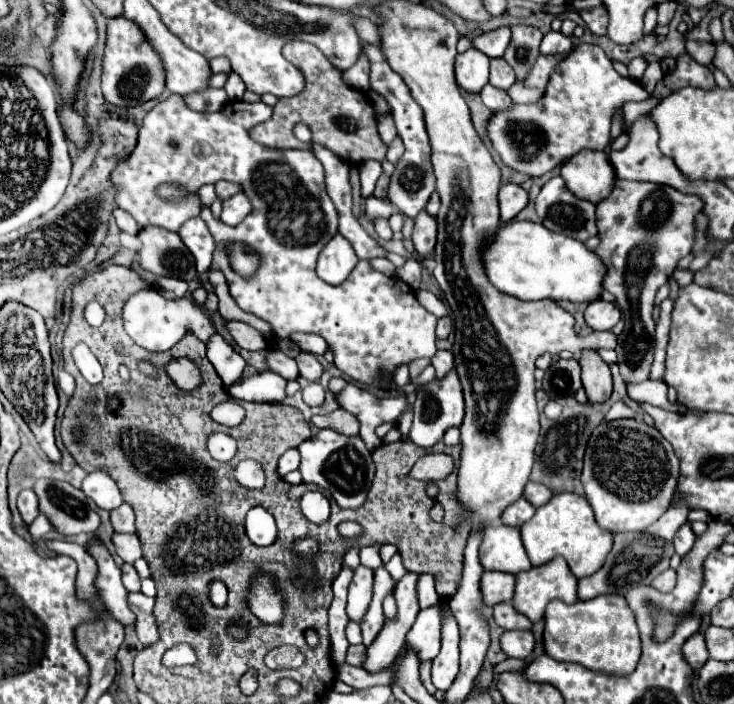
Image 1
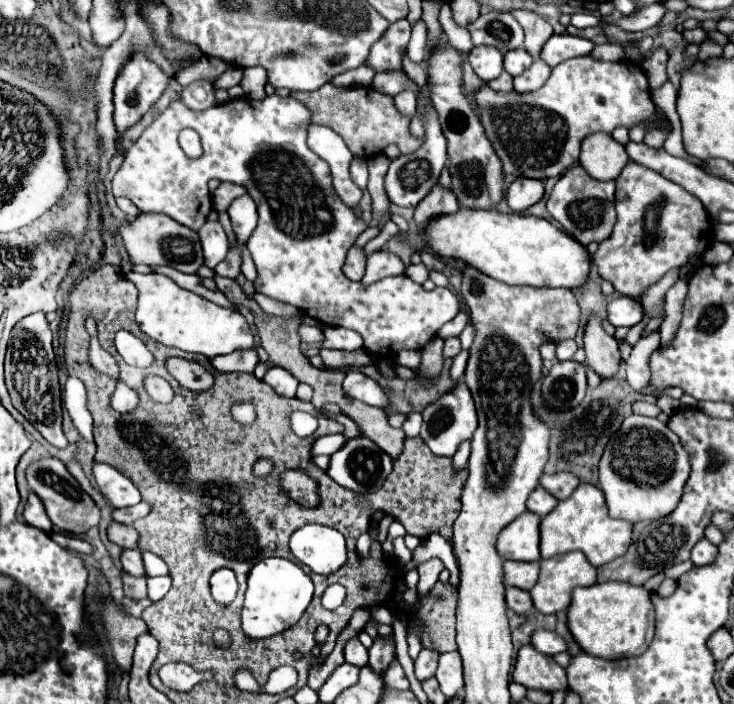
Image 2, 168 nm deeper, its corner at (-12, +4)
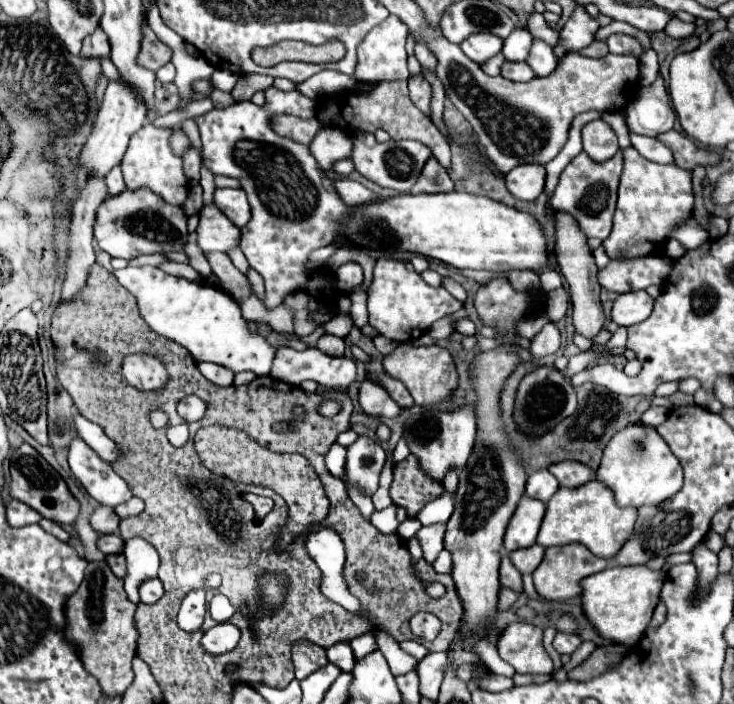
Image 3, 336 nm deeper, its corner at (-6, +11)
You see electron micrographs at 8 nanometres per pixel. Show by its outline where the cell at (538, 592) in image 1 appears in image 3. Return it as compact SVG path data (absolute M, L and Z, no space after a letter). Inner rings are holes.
M568 544L568 546L550 546L546 548L546 554L544 554L544 560L540 562L540 566L534 570L534 586L536 586L536 592L548 600L568 600L568 598L574 598L574 596L580 596L582 594L582 586L580 586L580 580L584 580L586 576L590 574L596 574L596 572L602 572L604 568L608 568L610 562L604 560L604 558L598 558L594 556L586 546L582 544Z

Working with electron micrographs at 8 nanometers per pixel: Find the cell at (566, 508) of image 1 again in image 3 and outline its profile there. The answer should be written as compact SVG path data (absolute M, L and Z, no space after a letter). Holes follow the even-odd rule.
M592 480L578 488L560 488L548 502L546 516L538 532L538 544L544 544L548 548L578 542L584 544L592 554L610 560L630 538L636 518L636 508L620 508L614 500L614 492L610 492L610 488L606 488L606 484L598 480Z

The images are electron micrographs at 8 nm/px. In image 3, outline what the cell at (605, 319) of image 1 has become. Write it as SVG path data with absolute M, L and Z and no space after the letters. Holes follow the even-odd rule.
M646 290L620 294L612 308L612 320L620 326L634 326L644 322L654 308L654 298Z

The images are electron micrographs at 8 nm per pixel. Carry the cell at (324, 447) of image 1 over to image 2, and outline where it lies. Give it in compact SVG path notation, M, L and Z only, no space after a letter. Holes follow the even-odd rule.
M362 435L348 439L342 449L332 453L326 469L338 485L364 495L378 491L390 471L392 459Z

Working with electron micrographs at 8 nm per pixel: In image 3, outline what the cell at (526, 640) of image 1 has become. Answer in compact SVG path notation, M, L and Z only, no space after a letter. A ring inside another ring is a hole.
M556 634L554 638L554 648L558 654L574 654L574 650L582 644L582 640L578 636L570 636L570 634Z

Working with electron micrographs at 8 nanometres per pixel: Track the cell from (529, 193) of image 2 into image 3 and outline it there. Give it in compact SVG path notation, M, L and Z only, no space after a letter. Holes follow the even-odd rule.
M522 164L506 174L506 188L520 200L536 200L544 190L546 170L542 164Z

